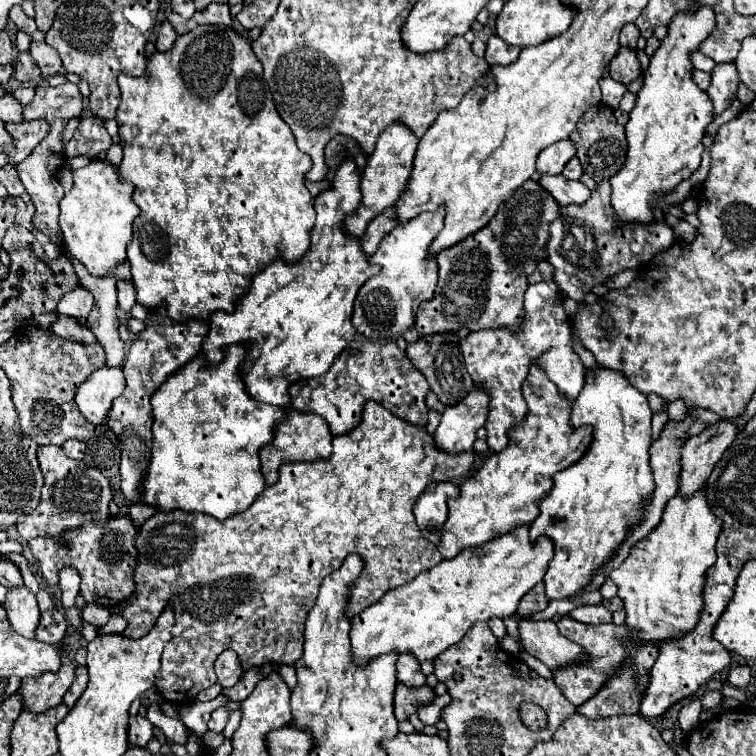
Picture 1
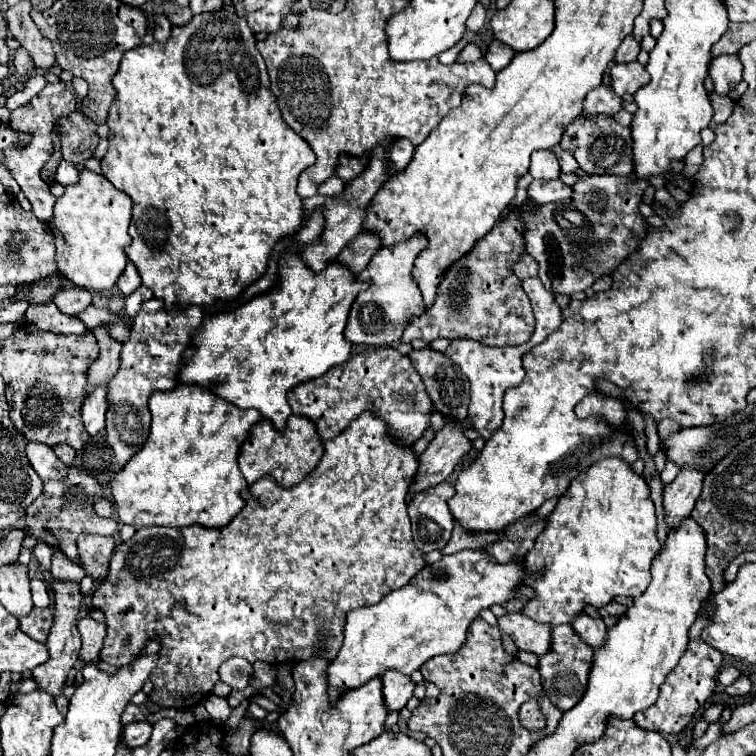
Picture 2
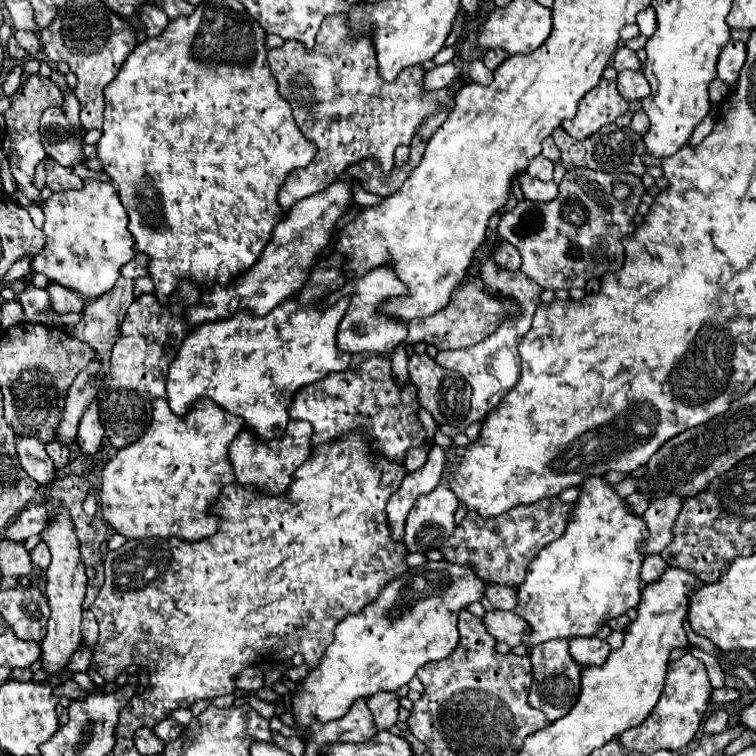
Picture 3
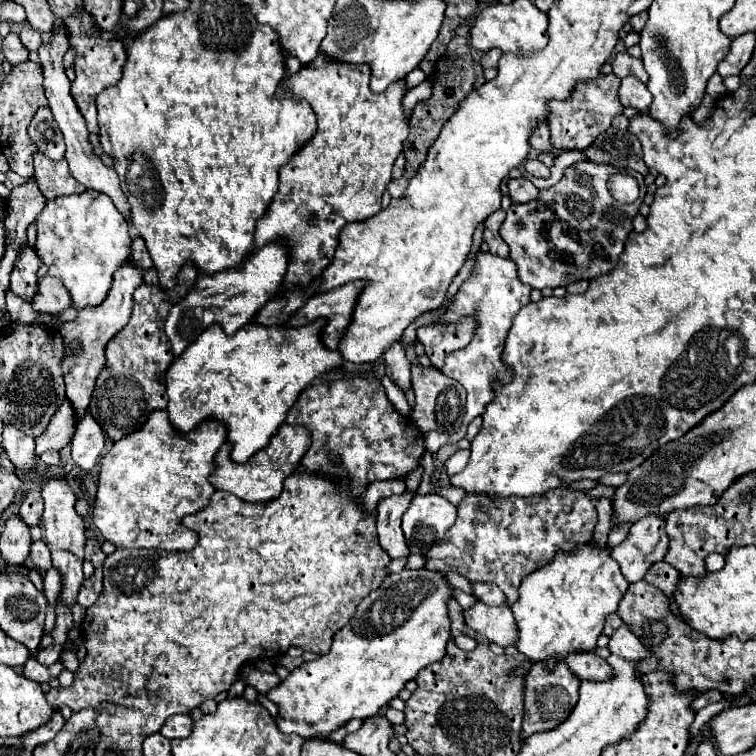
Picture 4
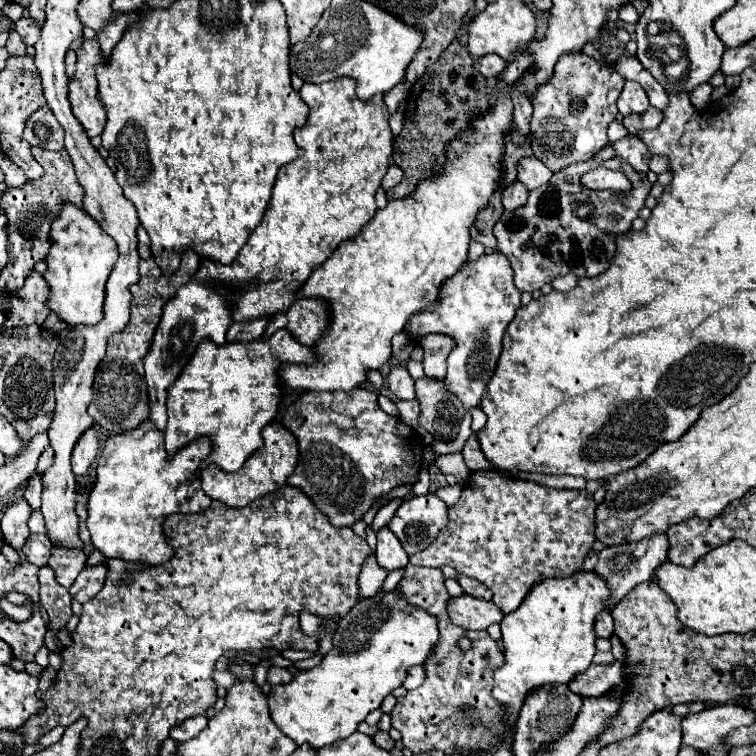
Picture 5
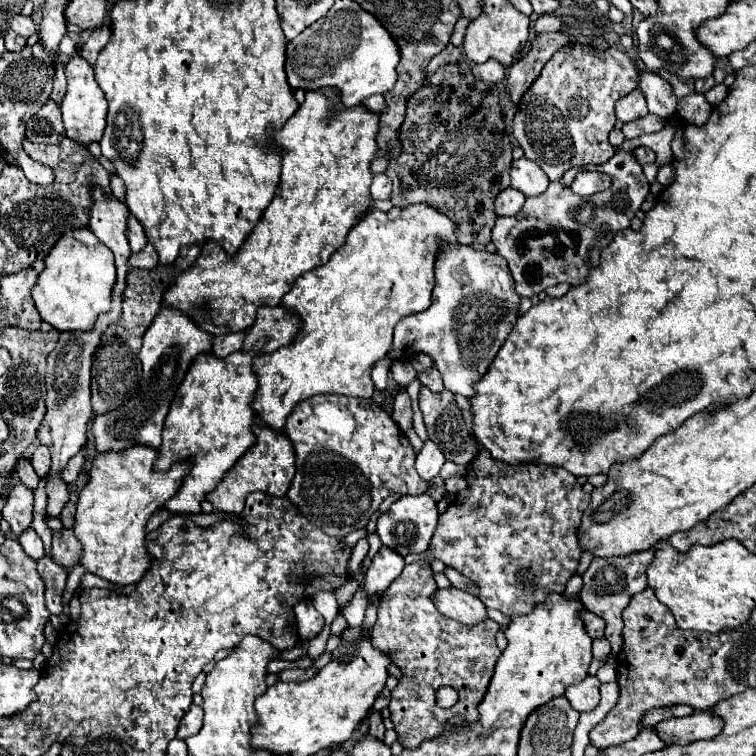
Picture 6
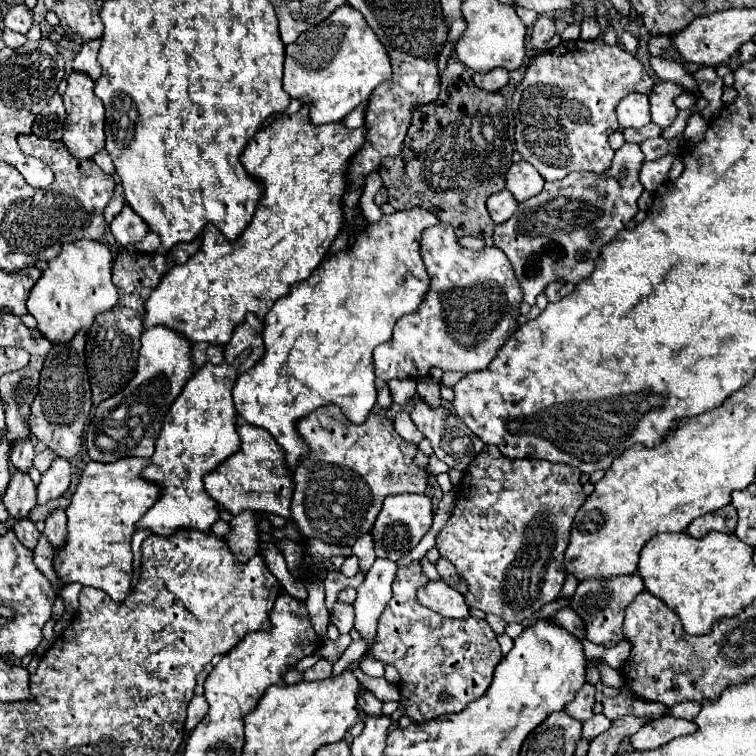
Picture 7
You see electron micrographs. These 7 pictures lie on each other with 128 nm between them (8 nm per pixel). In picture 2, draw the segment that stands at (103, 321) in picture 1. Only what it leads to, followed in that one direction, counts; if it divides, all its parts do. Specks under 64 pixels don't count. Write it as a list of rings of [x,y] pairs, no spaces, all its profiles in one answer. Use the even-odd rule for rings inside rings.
[[[102,326],[92,328],[92,334],[98,340],[100,354],[92,362],[92,366],[88,368],[88,384],[86,384],[84,396],[88,396],[94,388],[106,384],[118,372],[118,364],[120,364],[120,348],[122,348],[122,344],[118,340],[112,340],[108,336],[108,330],[102,328]]]

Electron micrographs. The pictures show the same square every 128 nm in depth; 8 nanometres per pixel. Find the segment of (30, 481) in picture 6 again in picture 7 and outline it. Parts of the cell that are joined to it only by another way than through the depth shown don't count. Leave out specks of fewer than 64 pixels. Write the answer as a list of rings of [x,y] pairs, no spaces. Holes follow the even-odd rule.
[[[18,440],[16,444],[12,444],[12,452],[10,452],[10,460],[16,468],[28,472],[28,468],[32,466],[32,458],[34,458],[34,444],[28,440]]]

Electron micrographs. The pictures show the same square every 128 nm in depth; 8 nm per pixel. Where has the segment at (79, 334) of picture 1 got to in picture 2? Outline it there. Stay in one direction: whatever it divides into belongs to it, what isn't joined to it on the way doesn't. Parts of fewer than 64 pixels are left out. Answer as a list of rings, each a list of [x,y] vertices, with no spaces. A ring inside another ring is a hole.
[[[54,302],[46,304],[30,304],[26,310],[26,320],[40,330],[56,332],[56,334],[84,334],[88,332],[82,320],[76,316],[62,314]]]

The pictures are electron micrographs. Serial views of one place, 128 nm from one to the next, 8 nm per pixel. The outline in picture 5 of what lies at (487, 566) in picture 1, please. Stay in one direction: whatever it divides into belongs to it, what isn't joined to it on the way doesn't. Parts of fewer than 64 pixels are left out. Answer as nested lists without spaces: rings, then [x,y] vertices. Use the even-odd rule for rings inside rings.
[[[378,592],[374,598],[358,602],[338,622],[334,648],[322,664],[294,674],[290,684],[272,686],[268,694],[270,718],[298,746],[306,742],[318,750],[348,738],[372,710],[380,708],[384,696],[402,686],[410,666],[424,664],[436,640],[434,616],[404,604],[396,592]]]

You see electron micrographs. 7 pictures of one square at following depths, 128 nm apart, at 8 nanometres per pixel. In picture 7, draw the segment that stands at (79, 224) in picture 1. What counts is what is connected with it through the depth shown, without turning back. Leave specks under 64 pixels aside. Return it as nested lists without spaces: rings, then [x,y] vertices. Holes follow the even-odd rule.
[[[78,240],[64,244],[60,254],[48,262],[48,270],[30,290],[26,308],[36,320],[36,330],[52,344],[66,344],[80,330],[88,330],[96,314],[108,312],[118,302],[118,292],[112,284],[112,252],[102,242]]]

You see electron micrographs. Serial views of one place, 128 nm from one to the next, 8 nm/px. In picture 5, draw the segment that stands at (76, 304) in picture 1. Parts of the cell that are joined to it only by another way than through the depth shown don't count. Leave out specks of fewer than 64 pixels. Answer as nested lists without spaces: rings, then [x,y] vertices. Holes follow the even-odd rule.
[[[32,270],[28,274],[28,280],[24,280],[24,288],[20,288],[20,292],[10,294],[10,308],[6,312],[6,322],[2,330],[28,324],[42,326],[42,322],[50,314],[50,310],[46,308],[46,298],[48,298],[46,282],[36,270]]]

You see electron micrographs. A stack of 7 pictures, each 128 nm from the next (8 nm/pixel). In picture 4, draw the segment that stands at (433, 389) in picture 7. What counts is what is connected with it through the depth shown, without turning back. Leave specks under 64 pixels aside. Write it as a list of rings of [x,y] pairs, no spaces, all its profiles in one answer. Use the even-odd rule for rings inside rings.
[[[464,318],[458,324],[426,324],[418,328],[418,342],[424,344],[434,368],[442,370],[446,354],[464,348],[472,340],[476,322]]]

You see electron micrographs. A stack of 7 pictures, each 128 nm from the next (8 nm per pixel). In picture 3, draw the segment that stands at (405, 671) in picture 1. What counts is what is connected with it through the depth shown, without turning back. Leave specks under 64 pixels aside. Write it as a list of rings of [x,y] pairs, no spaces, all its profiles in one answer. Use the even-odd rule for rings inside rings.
[[[394,692],[376,694],[366,704],[374,716],[374,724],[376,724],[378,732],[386,732],[398,722],[398,706],[400,704],[394,698]]]

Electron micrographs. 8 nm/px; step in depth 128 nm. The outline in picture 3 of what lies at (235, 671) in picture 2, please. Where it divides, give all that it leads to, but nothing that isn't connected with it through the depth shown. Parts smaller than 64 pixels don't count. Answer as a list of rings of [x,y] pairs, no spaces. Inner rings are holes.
[[[248,666],[240,672],[238,680],[236,680],[236,688],[246,690],[246,692],[256,692],[264,686],[264,674],[258,666]]]

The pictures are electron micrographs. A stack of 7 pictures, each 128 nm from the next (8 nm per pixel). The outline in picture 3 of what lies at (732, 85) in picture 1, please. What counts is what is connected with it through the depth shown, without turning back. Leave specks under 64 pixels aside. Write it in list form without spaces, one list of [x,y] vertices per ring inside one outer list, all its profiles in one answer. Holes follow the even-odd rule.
[[[730,40],[728,46],[724,46],[720,58],[718,58],[718,78],[724,84],[734,84],[738,80],[738,72],[746,60],[746,44],[738,40]]]

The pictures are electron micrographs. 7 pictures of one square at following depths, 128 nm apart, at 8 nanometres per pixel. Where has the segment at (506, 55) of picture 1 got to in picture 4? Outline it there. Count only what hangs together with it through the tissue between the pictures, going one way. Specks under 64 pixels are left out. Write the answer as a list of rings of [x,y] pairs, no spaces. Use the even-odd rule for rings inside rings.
[[[490,50],[490,52],[486,52],[486,54],[482,54],[480,66],[482,66],[482,68],[498,68],[500,56],[502,56],[500,50]]]

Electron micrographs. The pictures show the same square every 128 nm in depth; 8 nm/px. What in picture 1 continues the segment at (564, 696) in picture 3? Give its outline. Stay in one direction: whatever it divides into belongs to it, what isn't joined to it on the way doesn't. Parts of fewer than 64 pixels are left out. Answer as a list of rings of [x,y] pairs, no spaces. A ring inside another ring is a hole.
[[[562,616],[562,620],[558,622],[558,630],[564,638],[572,640],[574,644],[578,644],[584,652],[584,656],[588,658],[586,662],[576,662],[570,666],[562,668],[562,676],[566,678],[554,678],[554,684],[560,688],[560,692],[574,704],[580,706],[584,704],[588,698],[592,698],[602,684],[612,676],[612,672],[616,672],[620,668],[620,662],[626,656],[626,648],[620,646],[620,636],[624,636],[628,632],[628,628],[616,626],[616,624],[600,624],[600,626],[588,626],[588,624],[580,624],[576,620],[572,620],[570,616]]]

